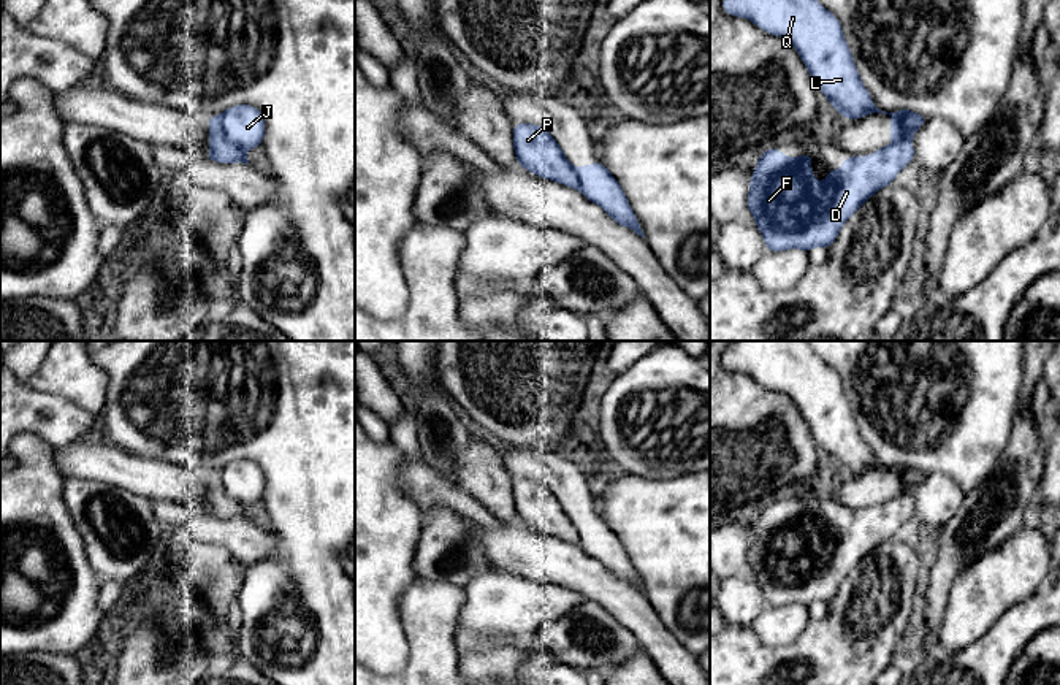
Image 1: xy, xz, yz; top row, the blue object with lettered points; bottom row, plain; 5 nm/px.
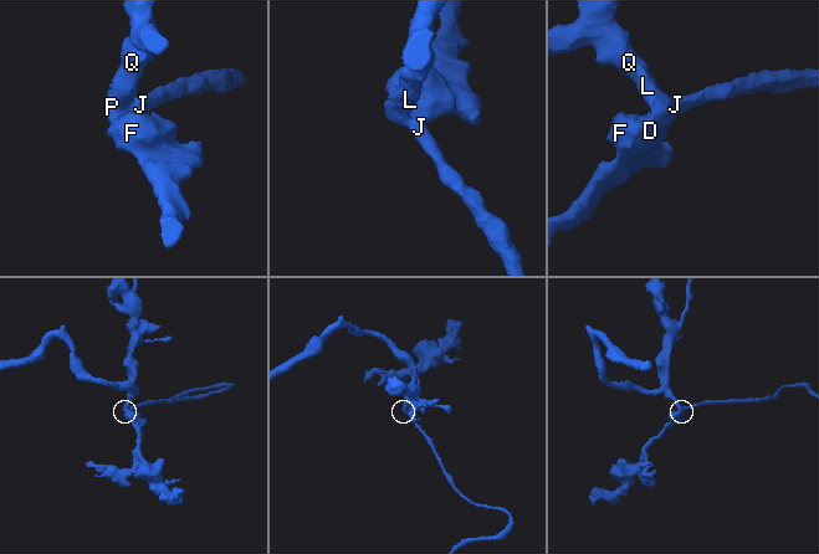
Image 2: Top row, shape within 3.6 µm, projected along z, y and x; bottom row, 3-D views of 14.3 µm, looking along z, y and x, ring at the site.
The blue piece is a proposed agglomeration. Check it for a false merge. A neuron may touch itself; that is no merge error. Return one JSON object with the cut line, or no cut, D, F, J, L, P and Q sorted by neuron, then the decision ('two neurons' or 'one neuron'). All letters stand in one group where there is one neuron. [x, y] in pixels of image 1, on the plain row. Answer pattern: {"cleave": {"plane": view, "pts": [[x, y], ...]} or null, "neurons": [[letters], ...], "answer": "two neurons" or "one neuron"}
{"cleave": {"plane": "xy", "pts": [[219, 471], [224, 492], [244, 506]]}, "neurons": [["D", "F", "L", "P", "Q"], ["J"]], "answer": "two neurons"}

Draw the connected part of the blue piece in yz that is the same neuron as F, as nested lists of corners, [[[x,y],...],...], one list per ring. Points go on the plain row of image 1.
[[[913,492],[875,504],[873,511],[845,512],[840,525],[827,525],[827,536],[816,538],[811,526],[813,509],[784,512],[773,501],[757,512],[757,522],[751,528],[746,564],[754,571],[765,604],[770,607],[813,603],[829,604],[845,577],[878,545],[894,538],[895,531],[914,515]]]

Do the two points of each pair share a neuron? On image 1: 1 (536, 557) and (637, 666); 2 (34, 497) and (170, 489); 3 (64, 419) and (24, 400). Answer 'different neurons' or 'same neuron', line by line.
1: different neurons
2: different neurons
3: same neuron

